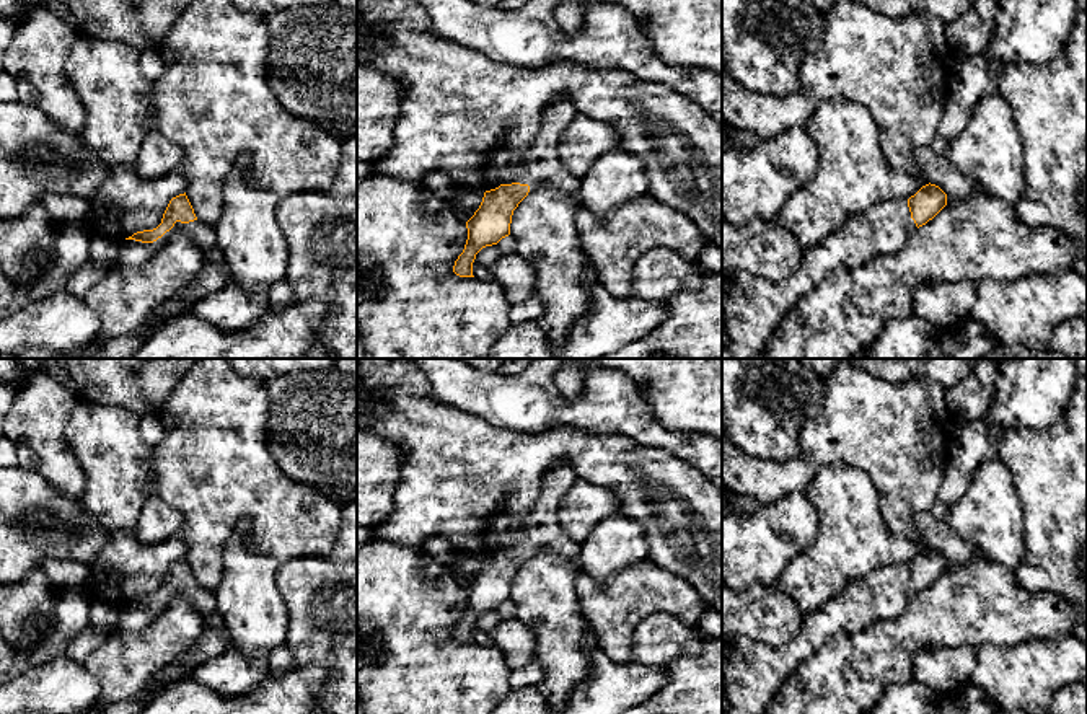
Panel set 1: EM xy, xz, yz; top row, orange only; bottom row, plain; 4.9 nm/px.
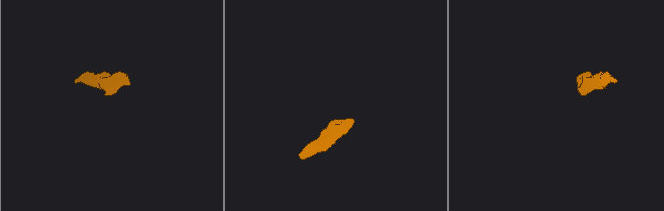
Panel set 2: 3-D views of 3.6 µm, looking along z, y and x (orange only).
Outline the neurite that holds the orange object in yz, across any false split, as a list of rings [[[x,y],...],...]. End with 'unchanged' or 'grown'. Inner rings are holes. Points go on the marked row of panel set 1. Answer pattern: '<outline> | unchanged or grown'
[[[931,183],[908,201],[877,204],[851,217],[821,245],[805,248],[799,269],[782,282],[748,271],[722,271],[730,354],[735,359],[759,359],[782,320],[818,284],[839,267],[859,267],[875,256],[900,251],[945,205],[947,194]]] | grown

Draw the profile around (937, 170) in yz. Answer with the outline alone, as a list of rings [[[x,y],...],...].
[[[931,147],[918,148],[914,158],[926,181],[947,194],[947,205],[955,205],[978,191],[978,186],[968,176]]]

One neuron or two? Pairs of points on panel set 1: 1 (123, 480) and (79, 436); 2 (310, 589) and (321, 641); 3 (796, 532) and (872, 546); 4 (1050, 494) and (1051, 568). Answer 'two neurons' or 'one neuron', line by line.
1: one neuron
2: one neuron
3: two neurons
4: one neuron

